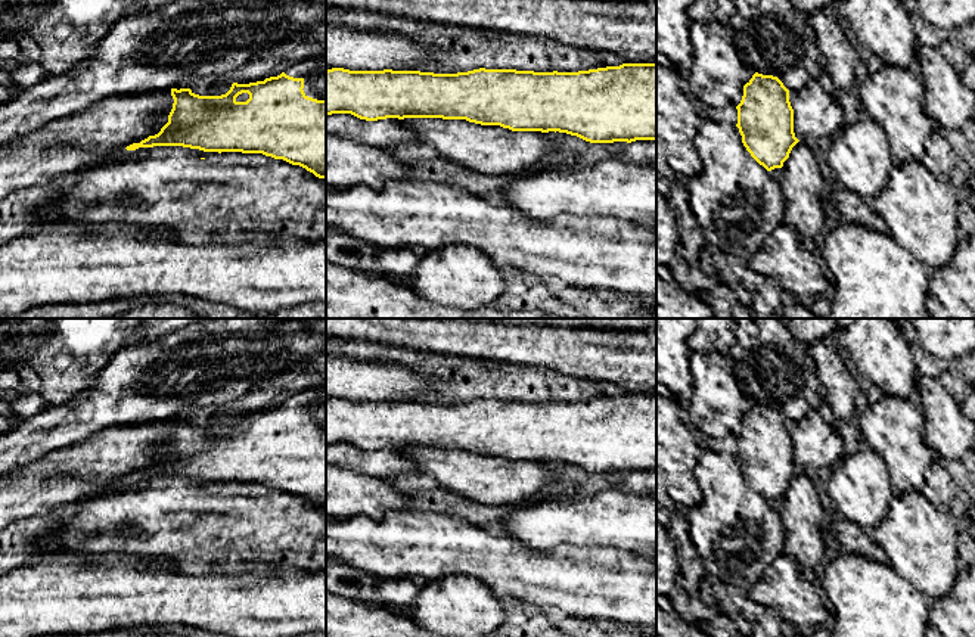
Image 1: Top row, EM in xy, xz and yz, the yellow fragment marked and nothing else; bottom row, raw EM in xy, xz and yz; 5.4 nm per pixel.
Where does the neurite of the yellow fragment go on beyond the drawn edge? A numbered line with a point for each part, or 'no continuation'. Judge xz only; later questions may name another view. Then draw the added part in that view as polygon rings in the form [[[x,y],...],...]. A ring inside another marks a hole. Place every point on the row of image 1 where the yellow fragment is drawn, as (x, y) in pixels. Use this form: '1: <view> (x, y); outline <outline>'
no continuation

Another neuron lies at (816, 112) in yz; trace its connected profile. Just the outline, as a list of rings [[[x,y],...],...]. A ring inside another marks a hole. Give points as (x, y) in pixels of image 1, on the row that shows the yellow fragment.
[[[817,80],[789,91],[789,102],[794,109],[794,133],[799,142],[808,136],[833,139],[844,128],[844,111]]]

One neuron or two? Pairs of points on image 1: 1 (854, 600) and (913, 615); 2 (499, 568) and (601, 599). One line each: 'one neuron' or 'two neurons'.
1: one neuron
2: one neuron

